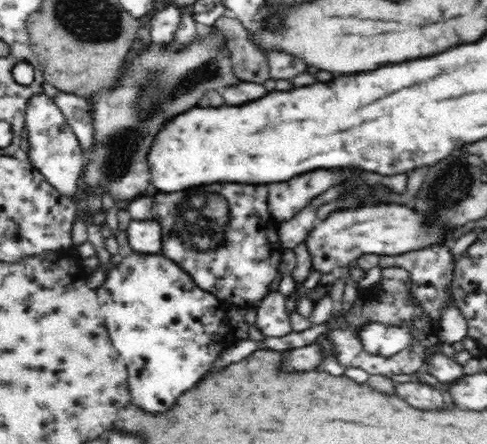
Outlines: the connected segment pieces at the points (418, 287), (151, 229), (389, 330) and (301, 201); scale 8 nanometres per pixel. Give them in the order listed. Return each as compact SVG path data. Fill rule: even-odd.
M436 244L400 255L380 255L378 266L380 268L404 268L409 273L410 291L411 296L414 298L414 303L417 303L418 307L438 325L440 310L452 295L452 292L448 291L448 286L453 282L455 263L450 249L445 244Z
M127 220L127 239L131 248L138 253L158 254L162 248L162 230L152 220Z
M368 323L358 332L363 350L380 356L394 356L409 347L410 328L382 323Z
M314 170L282 184L270 184L268 208L274 220L290 220L303 208L306 208L316 196L326 192L334 184L334 172Z

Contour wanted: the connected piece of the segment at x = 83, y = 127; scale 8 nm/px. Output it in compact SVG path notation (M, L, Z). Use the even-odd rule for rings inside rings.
M58 90L53 97L56 106L63 112L68 125L82 148L90 148L94 137L90 106L87 98Z

